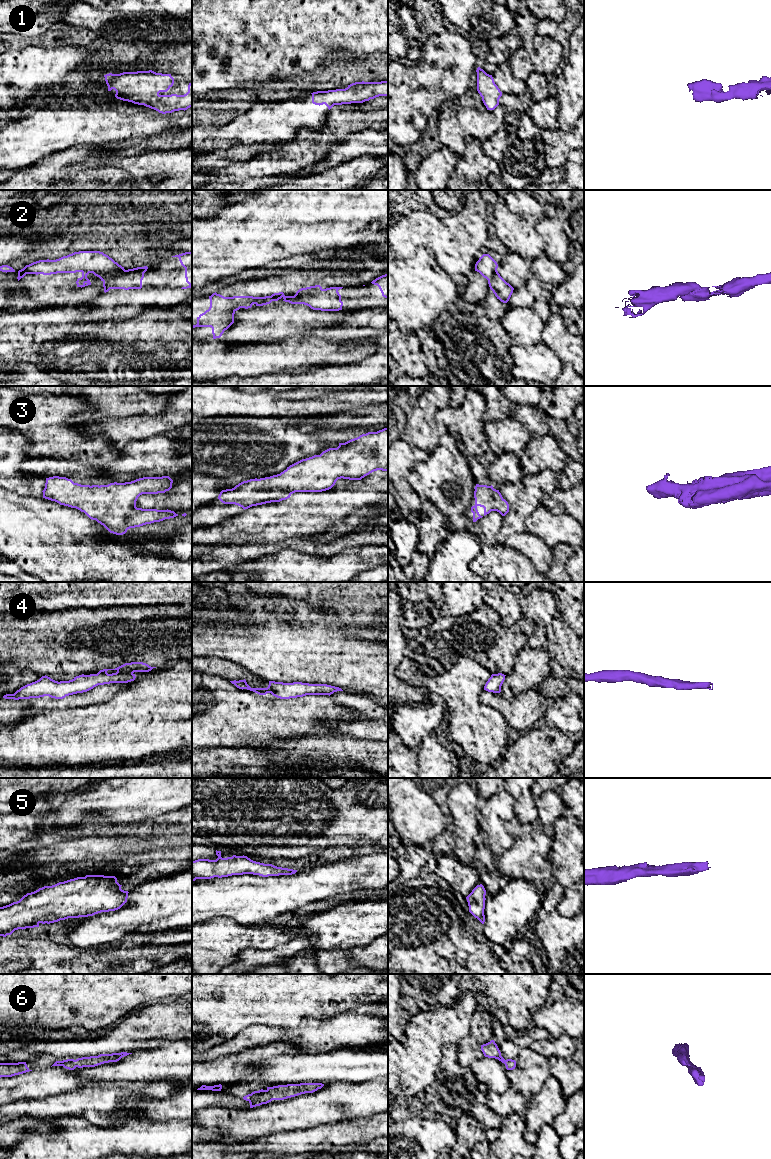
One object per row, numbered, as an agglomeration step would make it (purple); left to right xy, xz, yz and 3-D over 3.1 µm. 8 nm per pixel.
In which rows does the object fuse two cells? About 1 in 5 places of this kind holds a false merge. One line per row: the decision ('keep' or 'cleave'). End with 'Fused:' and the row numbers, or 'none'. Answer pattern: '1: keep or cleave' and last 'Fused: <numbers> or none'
1: keep
2: cleave
3: keep
4: keep
5: keep
6: keep
Fused: 2

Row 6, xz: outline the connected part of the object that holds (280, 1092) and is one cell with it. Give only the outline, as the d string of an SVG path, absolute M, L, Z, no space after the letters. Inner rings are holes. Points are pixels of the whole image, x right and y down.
M300 1083L267 1087L266 1090L254 1091L243 1097L250 1103L250 1108L267 1104L272 1100L284 1100L305 1093L313 1093L324 1086L322 1083Z

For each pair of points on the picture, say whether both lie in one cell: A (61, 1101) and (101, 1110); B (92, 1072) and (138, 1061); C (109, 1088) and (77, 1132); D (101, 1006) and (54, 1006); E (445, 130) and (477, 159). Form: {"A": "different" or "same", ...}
{"A": "same", "B": "same", "C": "different", "D": "same", "E": "different"}

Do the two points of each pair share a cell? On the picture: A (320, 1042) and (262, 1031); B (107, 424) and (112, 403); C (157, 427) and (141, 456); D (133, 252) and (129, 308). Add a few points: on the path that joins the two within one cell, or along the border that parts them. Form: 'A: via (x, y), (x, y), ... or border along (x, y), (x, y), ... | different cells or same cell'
A: via (306, 1038), (276, 1034) | same cell
B: border along (132, 415), (124, 417), (92, 417), (86, 421) | different cells
C: border along (167, 433), (129, 442) | different cells
D: border along (150, 264), (129, 269) | different cells

